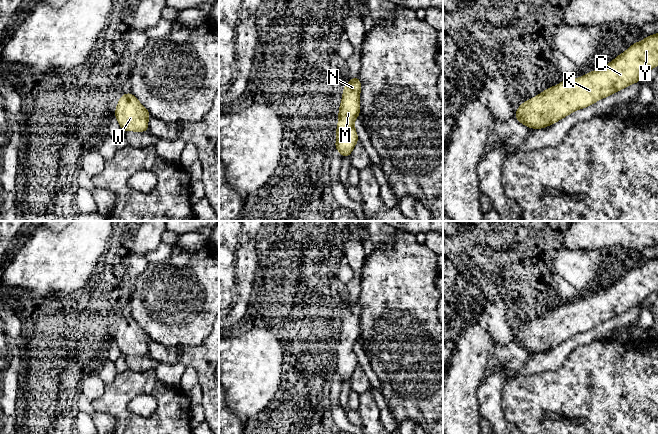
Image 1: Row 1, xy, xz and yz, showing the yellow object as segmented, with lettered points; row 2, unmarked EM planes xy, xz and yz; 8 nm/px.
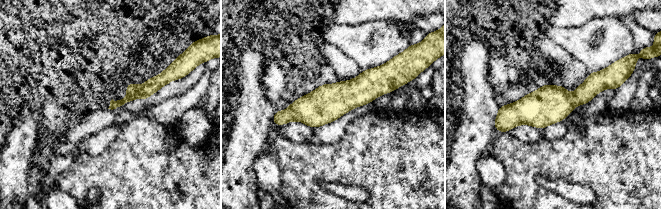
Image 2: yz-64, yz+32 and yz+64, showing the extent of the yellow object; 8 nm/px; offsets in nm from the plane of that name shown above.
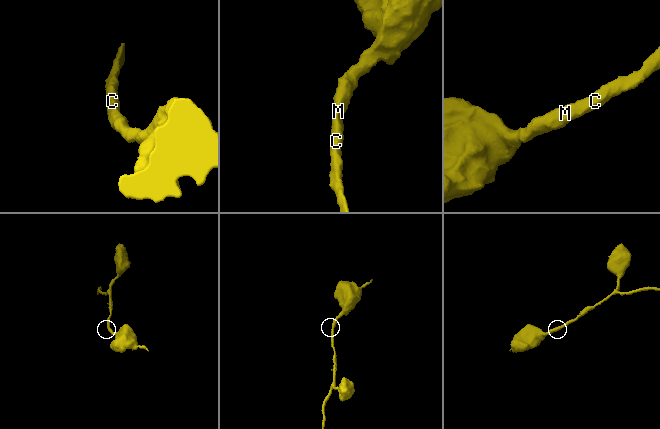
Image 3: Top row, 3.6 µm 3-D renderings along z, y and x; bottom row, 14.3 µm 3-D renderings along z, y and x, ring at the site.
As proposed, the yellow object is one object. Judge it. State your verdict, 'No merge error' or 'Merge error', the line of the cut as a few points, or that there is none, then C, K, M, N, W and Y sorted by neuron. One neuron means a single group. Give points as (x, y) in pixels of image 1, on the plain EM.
No merge error. No split. Groups: C K M N W Y

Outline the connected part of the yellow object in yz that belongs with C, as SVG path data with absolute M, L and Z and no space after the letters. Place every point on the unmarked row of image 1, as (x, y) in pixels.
M658 257L646 260L641 266L635 266L627 275L611 284L607 290L599 291L580 302L564 304L554 311L547 312L534 322L523 326L514 337L515 342L528 352L535 354L545 352L576 334L586 332L633 307L638 307L644 299L657 290Z

